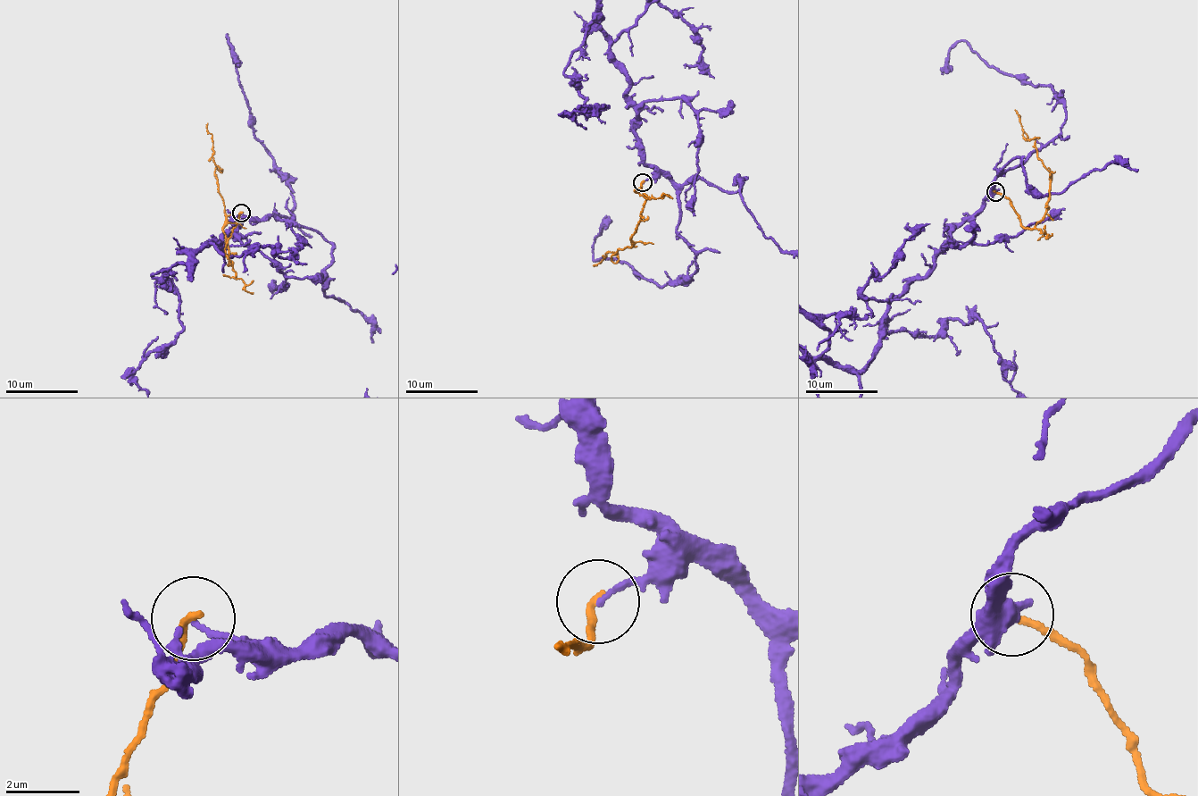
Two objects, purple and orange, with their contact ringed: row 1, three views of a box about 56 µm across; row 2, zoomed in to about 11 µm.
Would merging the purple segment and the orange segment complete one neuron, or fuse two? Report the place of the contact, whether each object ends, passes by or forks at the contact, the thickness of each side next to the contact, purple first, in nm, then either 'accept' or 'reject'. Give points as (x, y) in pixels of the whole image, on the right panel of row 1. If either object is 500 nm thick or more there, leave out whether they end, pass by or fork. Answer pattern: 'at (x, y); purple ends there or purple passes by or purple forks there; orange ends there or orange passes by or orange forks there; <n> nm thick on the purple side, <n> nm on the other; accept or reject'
at (995, 191); purple ends there; orange ends there; 140 nm thick on the purple side, 220 nm on the other; reject

